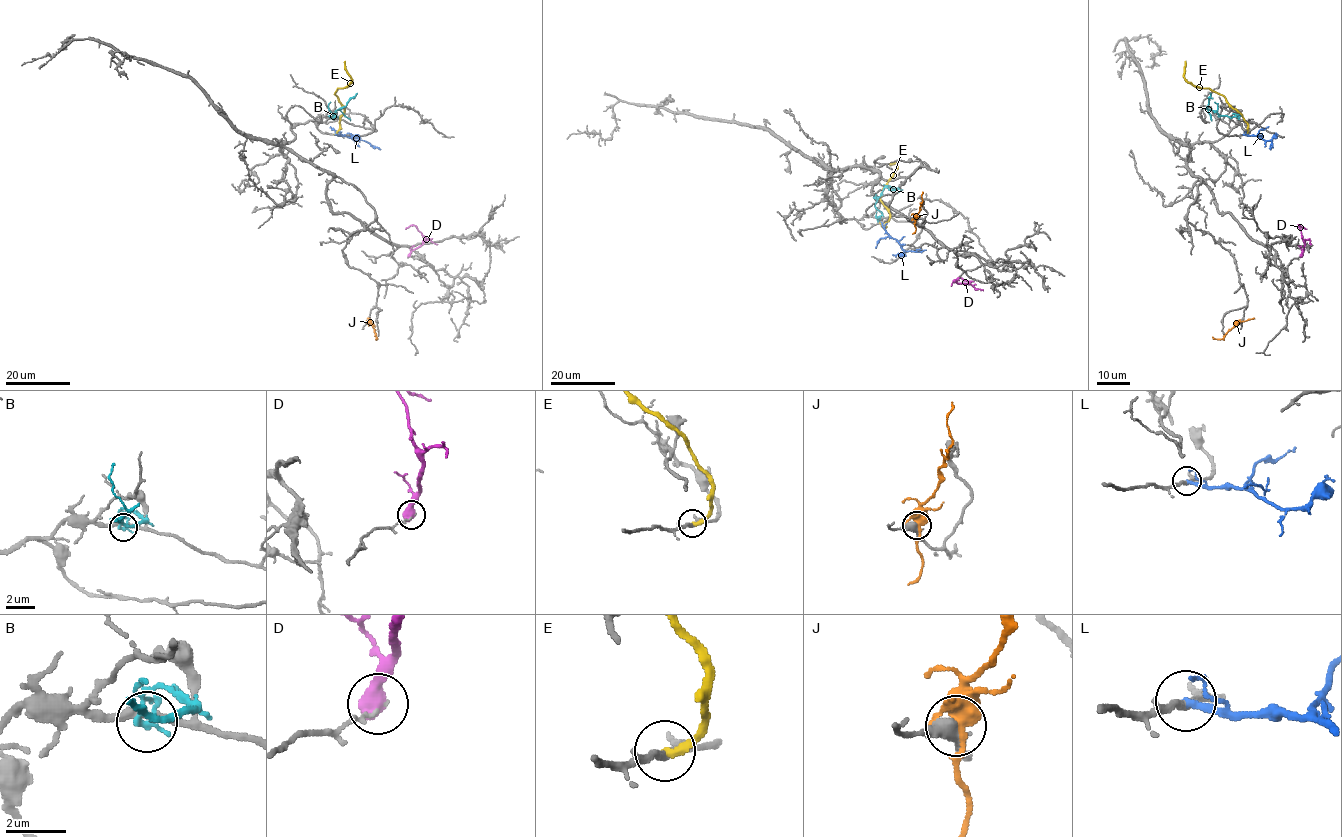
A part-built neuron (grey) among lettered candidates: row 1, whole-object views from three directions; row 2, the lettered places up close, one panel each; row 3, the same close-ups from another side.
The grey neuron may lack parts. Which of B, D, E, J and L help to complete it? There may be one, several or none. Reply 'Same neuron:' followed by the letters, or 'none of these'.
Same neuron: none of these

